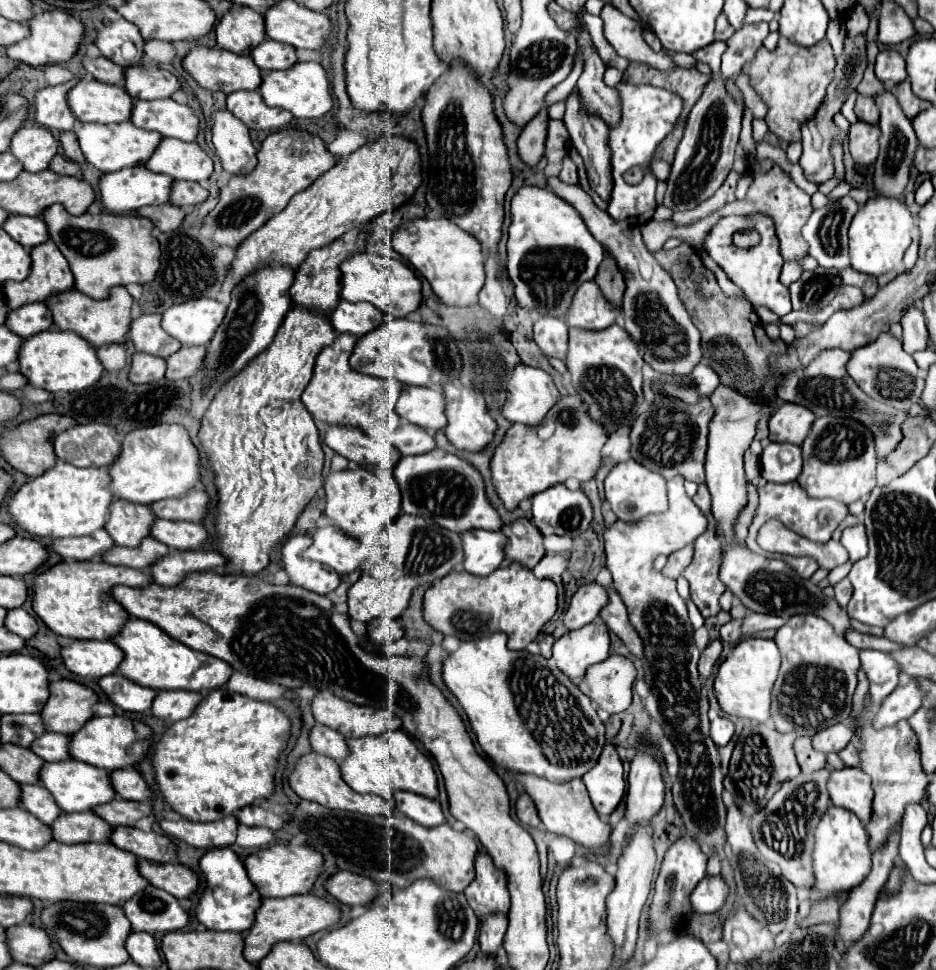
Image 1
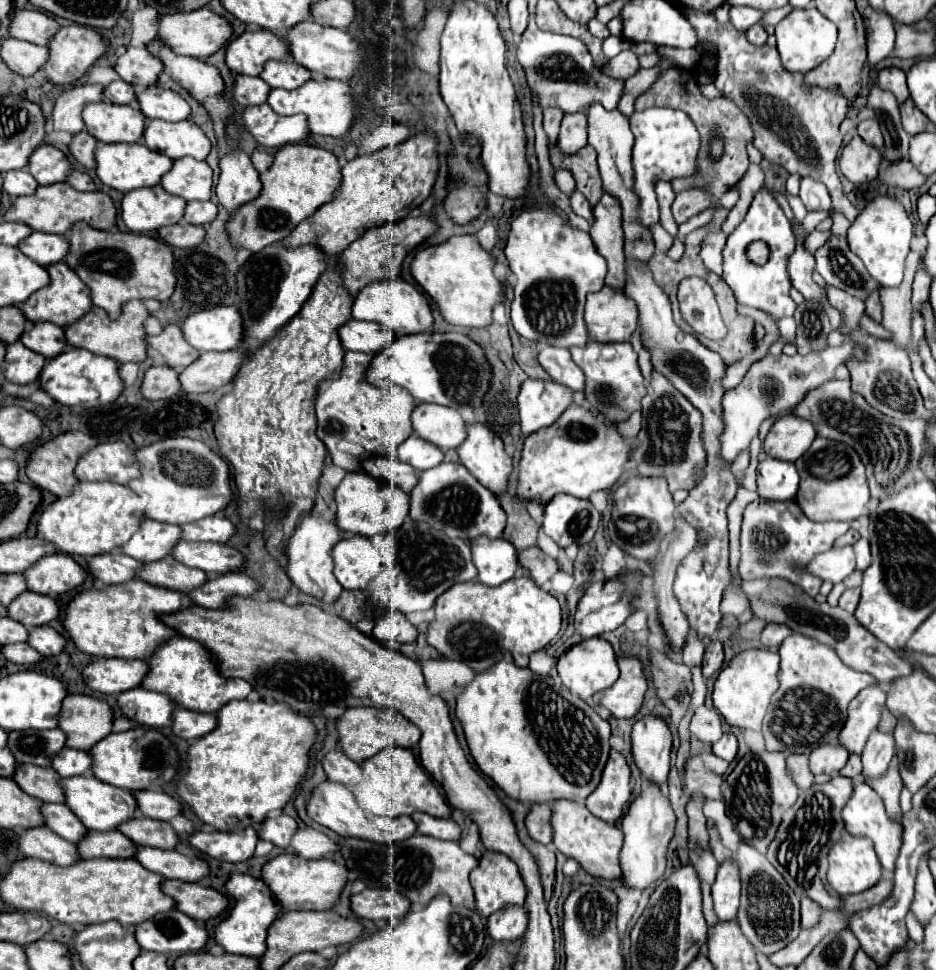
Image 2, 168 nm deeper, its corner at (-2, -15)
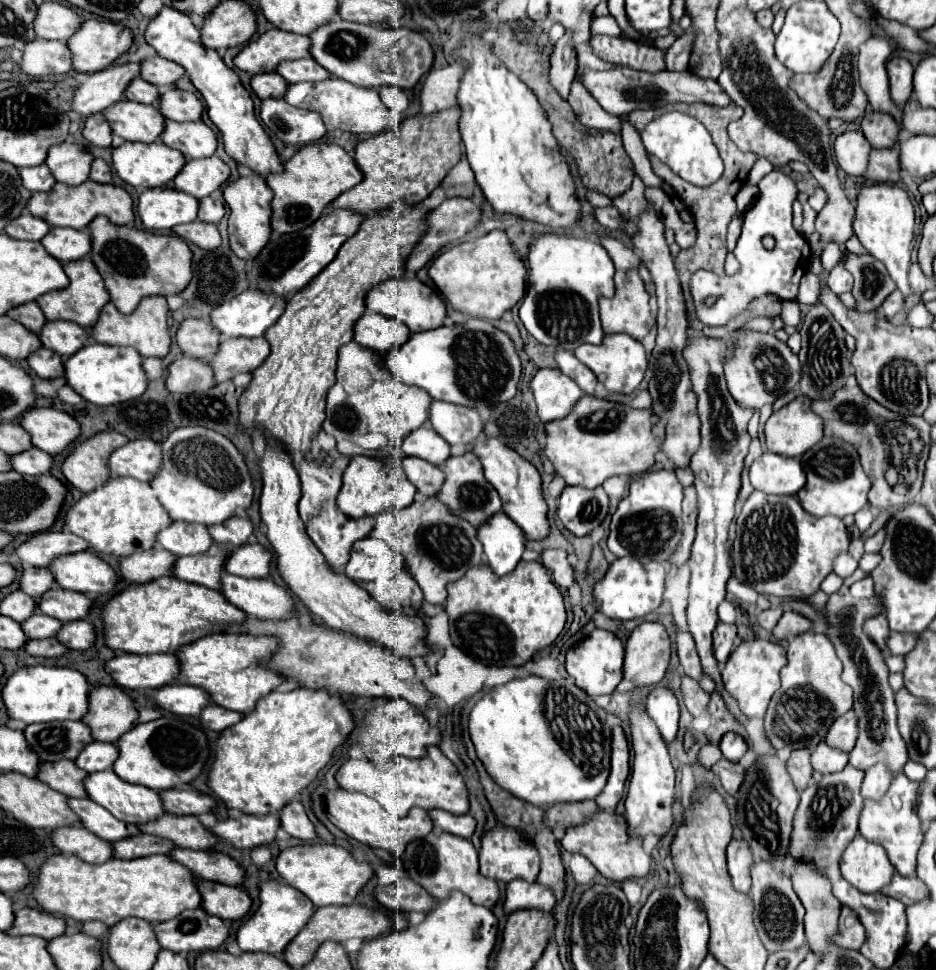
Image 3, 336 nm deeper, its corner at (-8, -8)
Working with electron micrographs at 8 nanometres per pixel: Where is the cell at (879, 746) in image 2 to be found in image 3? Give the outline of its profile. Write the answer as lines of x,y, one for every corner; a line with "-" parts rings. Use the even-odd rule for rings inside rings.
876,764
876,768
868,770
866,776
864,776
862,798
866,798
866,800
880,800
888,792
890,782
892,782
892,776
888,776
888,772
884,772
882,764

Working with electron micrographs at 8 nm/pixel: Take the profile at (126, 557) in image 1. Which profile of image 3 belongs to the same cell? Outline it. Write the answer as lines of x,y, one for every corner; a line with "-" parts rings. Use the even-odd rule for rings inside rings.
214,544
214,556
210,552
178,558
174,564
174,576
184,582
194,582
212,590
222,590
220,576
224,572
224,562
230,548
224,544

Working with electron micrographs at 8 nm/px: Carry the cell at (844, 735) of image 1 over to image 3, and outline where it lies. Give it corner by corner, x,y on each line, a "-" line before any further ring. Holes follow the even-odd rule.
820,742
818,748
812,752
810,762
814,770
822,774
832,774
832,772
840,772
848,764
848,754
836,748
828,748
824,742

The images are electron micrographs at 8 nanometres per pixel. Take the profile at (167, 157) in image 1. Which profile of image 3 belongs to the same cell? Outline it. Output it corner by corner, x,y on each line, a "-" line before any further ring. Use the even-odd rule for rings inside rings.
214,154
210,158
188,160
184,172
176,176
174,186
200,200
220,190
228,178
230,178
230,168

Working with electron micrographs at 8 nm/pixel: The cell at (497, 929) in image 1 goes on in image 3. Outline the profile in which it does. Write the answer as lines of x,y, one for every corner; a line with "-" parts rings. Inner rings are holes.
522,878
512,880
506,888
506,902
504,902
504,912
510,914
520,908
540,908
540,910
552,910
556,904
554,892
540,884
540,882
526,882

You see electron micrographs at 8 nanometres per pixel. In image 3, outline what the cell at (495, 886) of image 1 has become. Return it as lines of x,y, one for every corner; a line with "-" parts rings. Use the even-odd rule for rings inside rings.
496,826
482,836
482,848
478,858
480,858
480,872
504,884
510,882
512,878
524,878
528,882
534,882
540,872
540,854
536,846
516,828
508,826

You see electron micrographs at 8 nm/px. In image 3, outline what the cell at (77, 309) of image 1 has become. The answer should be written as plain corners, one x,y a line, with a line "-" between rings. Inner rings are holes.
162,296
144,298
132,314
122,314
122,312
118,312
118,308
112,302
108,302
102,308
102,314
100,314
98,322
94,324
92,334
94,334
94,340
100,342
100,344
132,346
142,356
164,358
170,352
170,344
172,344
170,330
168,330
168,314
170,314
170,310
168,310
166,298
162,298

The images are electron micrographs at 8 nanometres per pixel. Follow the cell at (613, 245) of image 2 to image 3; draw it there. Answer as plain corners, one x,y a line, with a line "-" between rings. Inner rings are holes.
634,176
631,188
620,195
620,198
614,198
614,206
620,210
620,214
624,216
624,220
628,218
636,218
638,214
642,214
642,210
646,210
646,198
644,197
645,185
637,176

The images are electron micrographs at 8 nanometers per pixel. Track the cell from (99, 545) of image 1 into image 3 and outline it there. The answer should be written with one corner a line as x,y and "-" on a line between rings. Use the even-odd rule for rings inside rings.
150,548
148,552
136,552
120,560
120,572
130,584
146,584
162,576
172,576
172,566
178,560
164,548

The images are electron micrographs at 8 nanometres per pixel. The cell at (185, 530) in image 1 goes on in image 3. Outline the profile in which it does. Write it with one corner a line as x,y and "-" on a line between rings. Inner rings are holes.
244,544
234,548
226,560
226,572
242,578
270,578
272,552
262,544

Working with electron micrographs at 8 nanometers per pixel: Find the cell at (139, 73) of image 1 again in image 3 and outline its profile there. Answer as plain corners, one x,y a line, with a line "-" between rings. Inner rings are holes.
170,88
160,94
160,112
168,120
176,122
196,122
202,118
202,102
192,94
180,88

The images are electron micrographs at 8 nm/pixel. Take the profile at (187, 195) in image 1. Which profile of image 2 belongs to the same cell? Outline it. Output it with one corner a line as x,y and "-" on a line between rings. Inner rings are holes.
190,201
186,205
184,221
192,225
204,225
204,223
210,223
216,217
216,213
218,209
212,201

